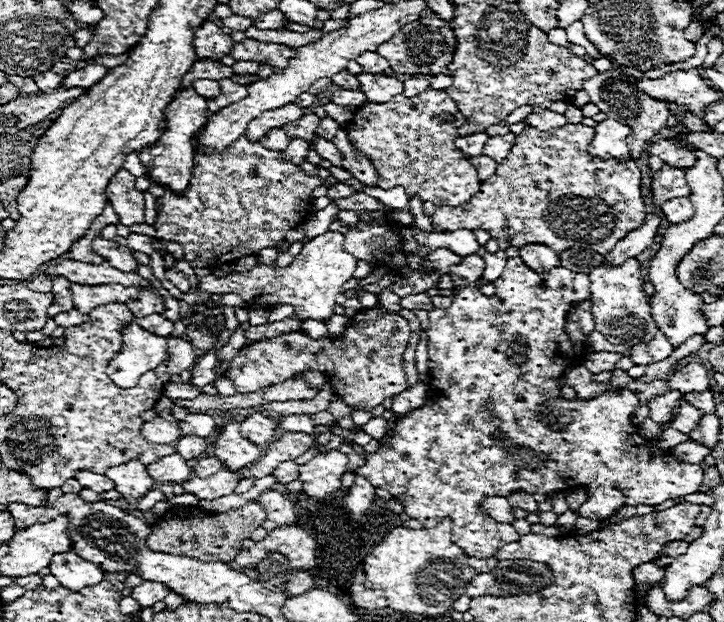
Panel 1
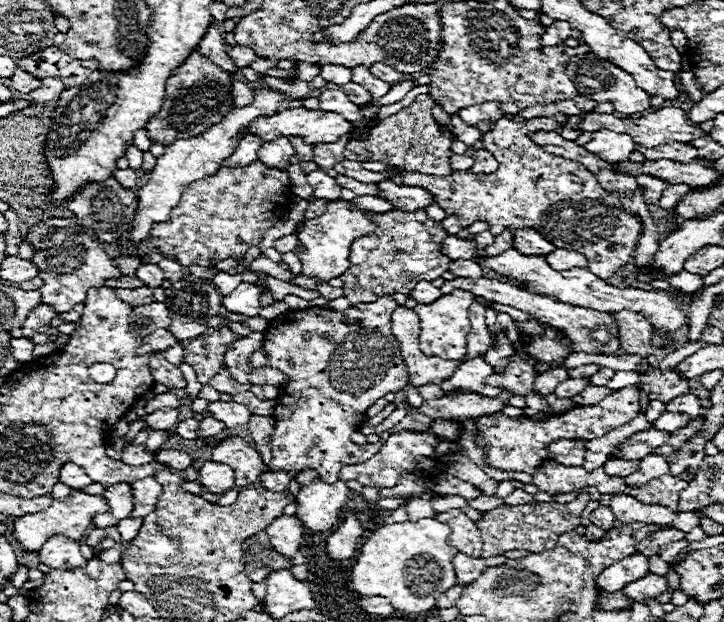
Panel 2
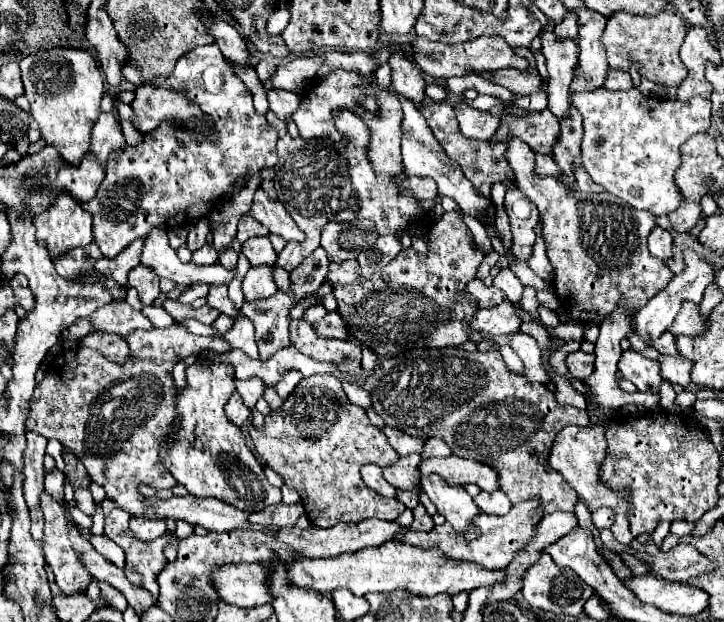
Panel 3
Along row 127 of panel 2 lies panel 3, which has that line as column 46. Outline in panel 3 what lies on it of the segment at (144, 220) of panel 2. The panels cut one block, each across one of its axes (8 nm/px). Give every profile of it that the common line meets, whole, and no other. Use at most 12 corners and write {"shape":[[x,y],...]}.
{"shape":[[70,194],[34,218],[52,258],[94,242],[92,216]]}

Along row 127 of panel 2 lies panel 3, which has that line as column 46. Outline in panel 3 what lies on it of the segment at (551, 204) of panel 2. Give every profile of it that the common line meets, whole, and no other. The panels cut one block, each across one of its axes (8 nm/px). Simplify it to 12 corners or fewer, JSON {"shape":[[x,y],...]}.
{"shape":[[46,494],[42,550],[64,594],[86,590],[92,576],[68,540],[62,506]]}

